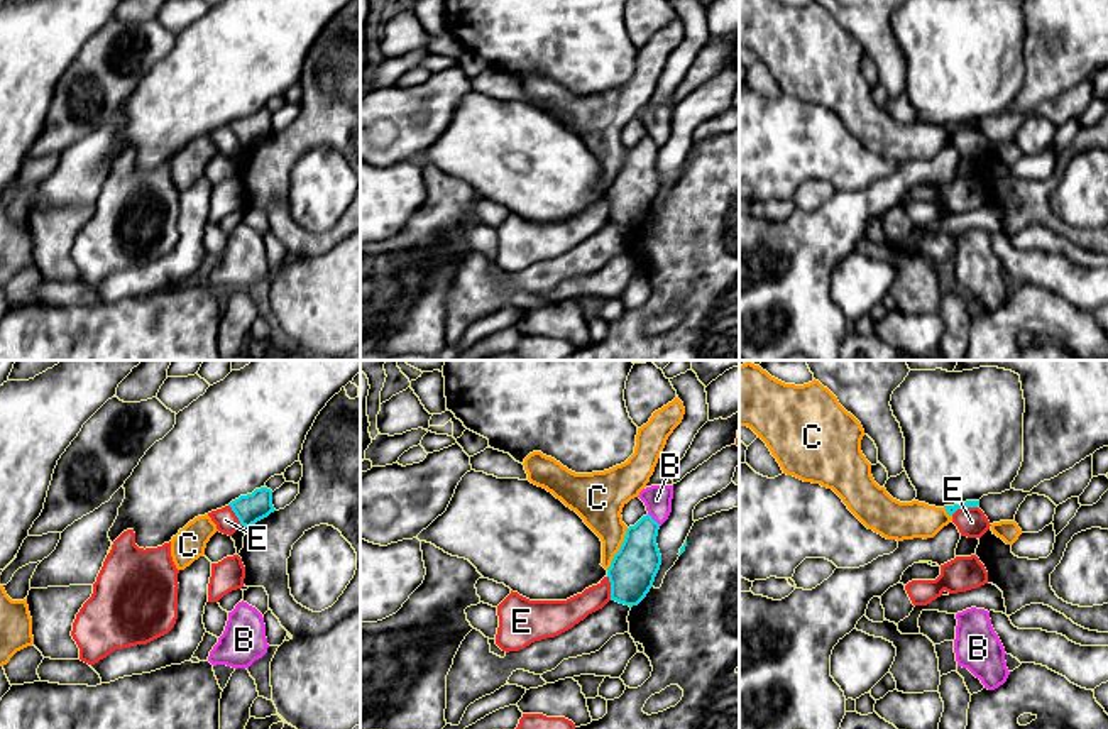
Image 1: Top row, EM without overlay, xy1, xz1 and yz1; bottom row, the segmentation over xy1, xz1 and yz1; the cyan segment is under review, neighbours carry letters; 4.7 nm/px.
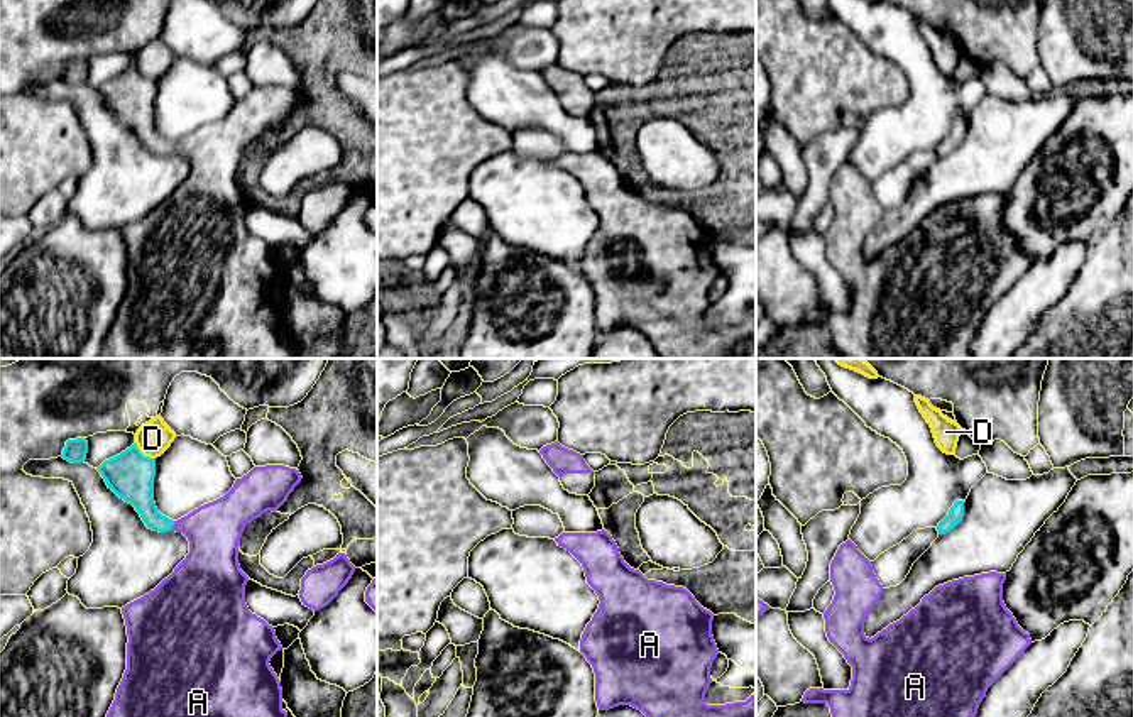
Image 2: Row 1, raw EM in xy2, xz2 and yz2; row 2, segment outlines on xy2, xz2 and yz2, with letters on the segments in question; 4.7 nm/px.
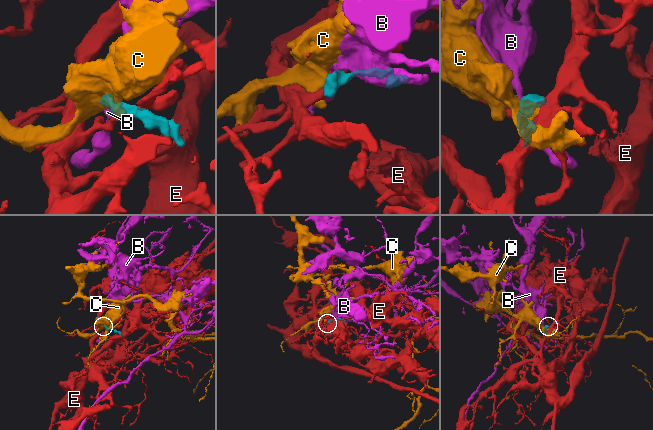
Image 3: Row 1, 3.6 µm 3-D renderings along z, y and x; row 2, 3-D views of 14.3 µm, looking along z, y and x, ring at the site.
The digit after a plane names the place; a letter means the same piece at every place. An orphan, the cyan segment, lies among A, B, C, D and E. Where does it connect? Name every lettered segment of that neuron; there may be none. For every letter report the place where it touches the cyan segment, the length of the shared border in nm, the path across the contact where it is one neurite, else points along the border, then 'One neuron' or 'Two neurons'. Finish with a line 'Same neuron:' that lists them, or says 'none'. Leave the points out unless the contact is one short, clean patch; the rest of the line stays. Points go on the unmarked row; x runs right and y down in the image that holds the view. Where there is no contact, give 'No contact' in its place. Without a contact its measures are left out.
A: Touches cyan at xy2 (173, 146). Shared border 50 nm. Path across: xy2 (136, 109), (173, 146), (213, 151). One neuron
B: Touches cyan at xz1 (653, 141). Shared border 90 nm. Boundary: xz1 (648, 134), (660, 146). Two neurons
C: Touches cyan at xz1 (619, 169). Shared border 220 nm. Boundary: xz1 (628, 149), (619, 171), (606, 190). Two neurons
D: Touches cyan at xy2 (142, 76). Shared border 130 nm. Boundary: xy2 (134, 65), (144, 76), (154, 80). Two neurons
E: Touches cyan at yz1 (963, 127). Shared border 130 nm. Boundary: yz1 (976, 127), (961, 127), (951, 136). Two neurons
Same neuron: A

